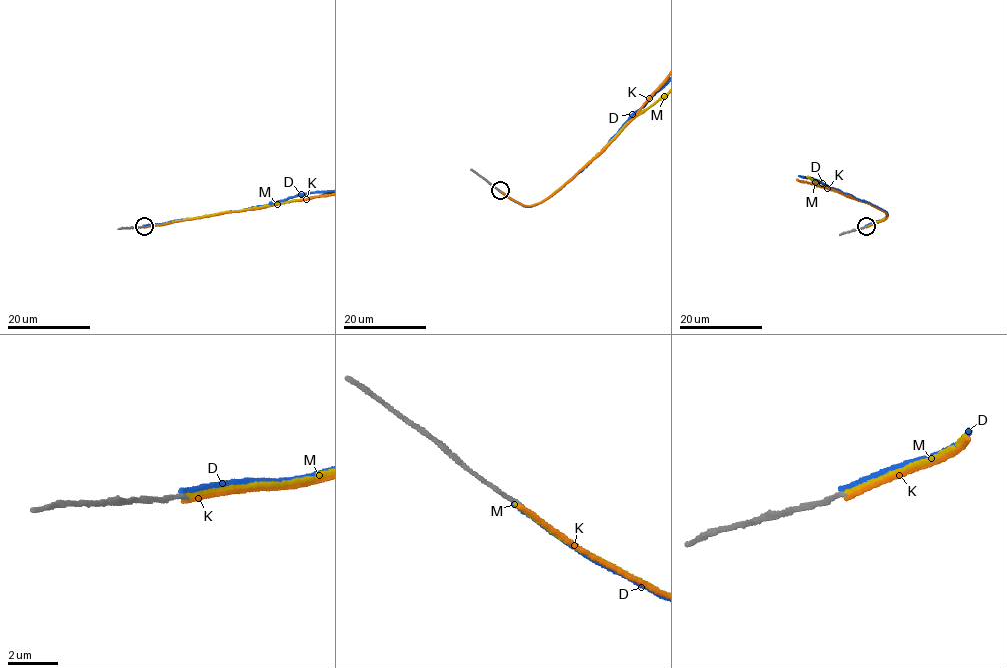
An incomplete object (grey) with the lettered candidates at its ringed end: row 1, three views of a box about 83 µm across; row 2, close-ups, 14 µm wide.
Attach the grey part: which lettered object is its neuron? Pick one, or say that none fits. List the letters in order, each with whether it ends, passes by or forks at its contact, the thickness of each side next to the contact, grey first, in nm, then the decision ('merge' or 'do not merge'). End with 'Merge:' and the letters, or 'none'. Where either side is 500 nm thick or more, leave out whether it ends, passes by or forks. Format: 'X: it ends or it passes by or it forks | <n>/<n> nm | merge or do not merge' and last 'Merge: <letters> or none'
D: it ends | 170/200 nm | do not merge
K: it ends | 140/180 nm | do not merge
M: it ends | 160/170 nm | do not merge
Merge: none

